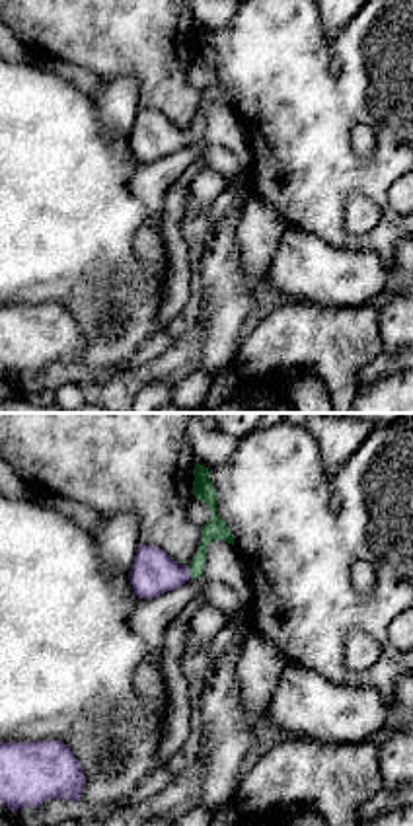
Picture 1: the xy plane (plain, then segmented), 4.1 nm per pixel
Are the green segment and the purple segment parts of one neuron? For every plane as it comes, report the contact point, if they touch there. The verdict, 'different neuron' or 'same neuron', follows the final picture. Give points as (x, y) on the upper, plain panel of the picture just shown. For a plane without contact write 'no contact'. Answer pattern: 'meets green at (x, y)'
meets green at (189, 135)

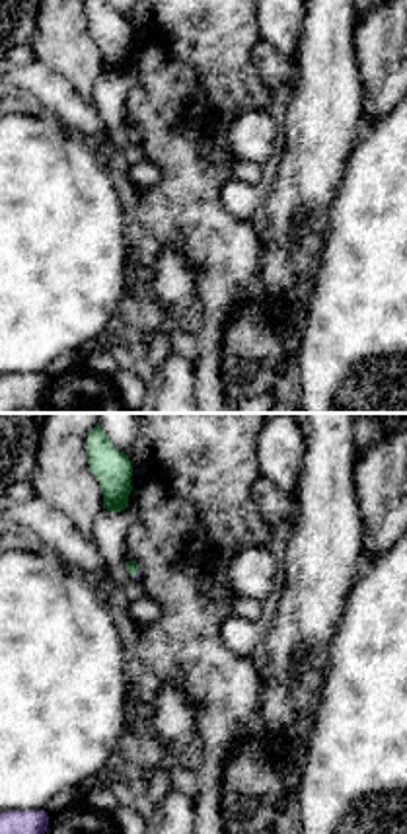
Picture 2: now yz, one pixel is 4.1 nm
meets green at (137, 135)

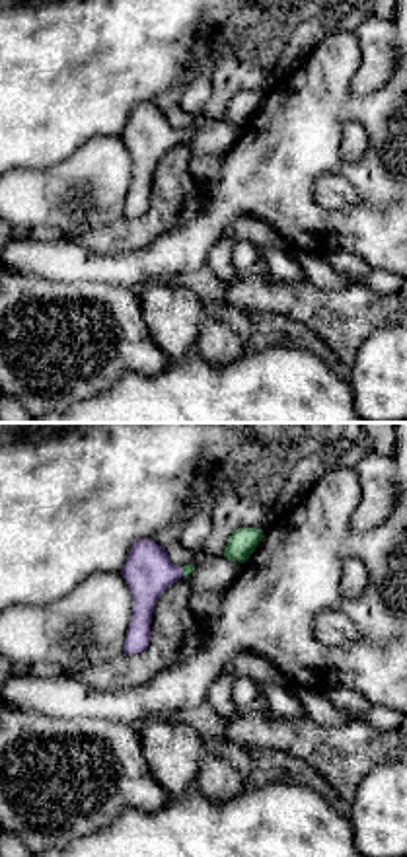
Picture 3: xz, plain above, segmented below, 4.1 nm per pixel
meets green at (182, 133)

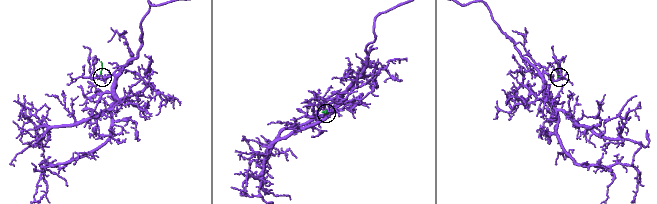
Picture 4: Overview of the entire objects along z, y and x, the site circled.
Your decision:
same neuron

